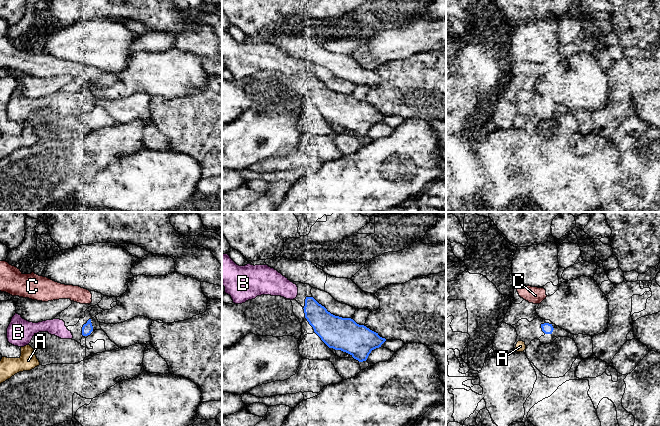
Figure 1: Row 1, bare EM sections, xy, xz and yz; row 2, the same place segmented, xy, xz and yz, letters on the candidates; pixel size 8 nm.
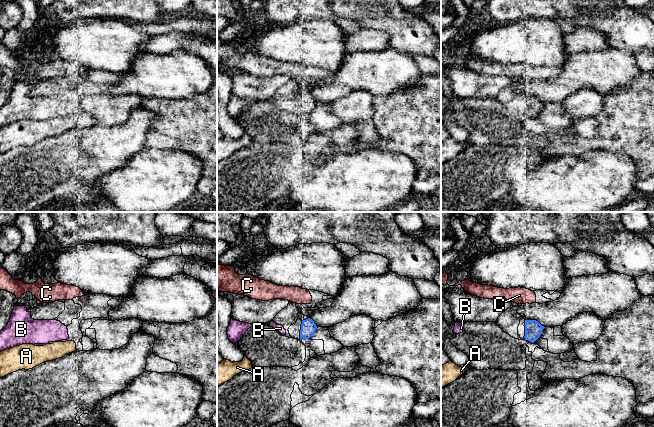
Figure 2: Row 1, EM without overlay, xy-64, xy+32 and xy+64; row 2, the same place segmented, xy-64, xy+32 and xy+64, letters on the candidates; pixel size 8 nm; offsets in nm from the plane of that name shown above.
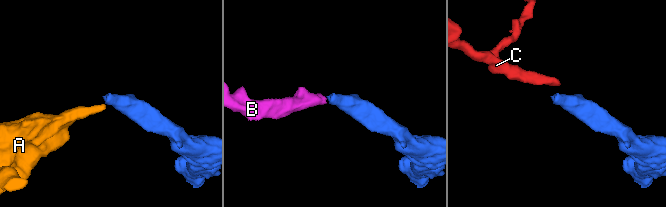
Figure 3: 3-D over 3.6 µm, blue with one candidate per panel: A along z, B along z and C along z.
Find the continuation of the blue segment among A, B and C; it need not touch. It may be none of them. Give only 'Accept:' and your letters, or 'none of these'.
Accept: B

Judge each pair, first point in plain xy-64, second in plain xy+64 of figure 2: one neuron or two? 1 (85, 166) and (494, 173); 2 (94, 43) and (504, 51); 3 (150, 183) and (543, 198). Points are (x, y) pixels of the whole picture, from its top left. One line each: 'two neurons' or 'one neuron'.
1: one neuron
2: one neuron
3: one neuron

